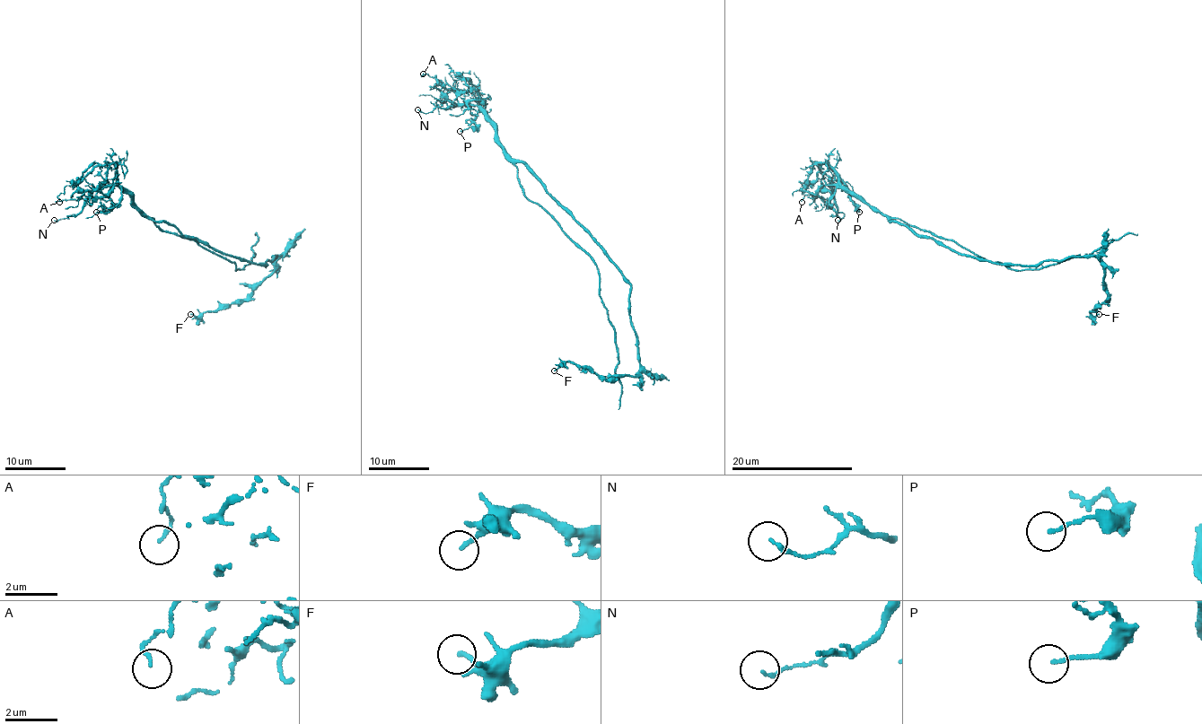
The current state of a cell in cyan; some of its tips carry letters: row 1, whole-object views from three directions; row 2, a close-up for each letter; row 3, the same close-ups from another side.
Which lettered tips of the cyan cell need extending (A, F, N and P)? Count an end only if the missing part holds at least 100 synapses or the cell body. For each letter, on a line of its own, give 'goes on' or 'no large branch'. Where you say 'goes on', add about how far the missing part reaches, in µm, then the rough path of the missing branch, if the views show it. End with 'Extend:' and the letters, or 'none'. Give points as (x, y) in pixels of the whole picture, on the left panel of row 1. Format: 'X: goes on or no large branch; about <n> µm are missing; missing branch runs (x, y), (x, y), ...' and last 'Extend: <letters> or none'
A: no large branch
F: no large branch
N: no large branch
P: no large branch
Extend: none

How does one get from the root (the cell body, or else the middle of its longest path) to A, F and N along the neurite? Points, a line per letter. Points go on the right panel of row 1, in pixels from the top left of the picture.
A: (912, 231), (906, 226), (890, 222), (836, 185), (830, 191), (818, 178), (802, 187), (802, 202)
F: (912, 231), (997, 264), (1039, 266), (1094, 257), (1103, 270), (1107, 292), (1107, 299), (1090, 312), (1099, 314)
N: (912, 231), (906, 226), (890, 222), (879, 211), (835, 185), (835, 215), (841, 218), (837, 220)

